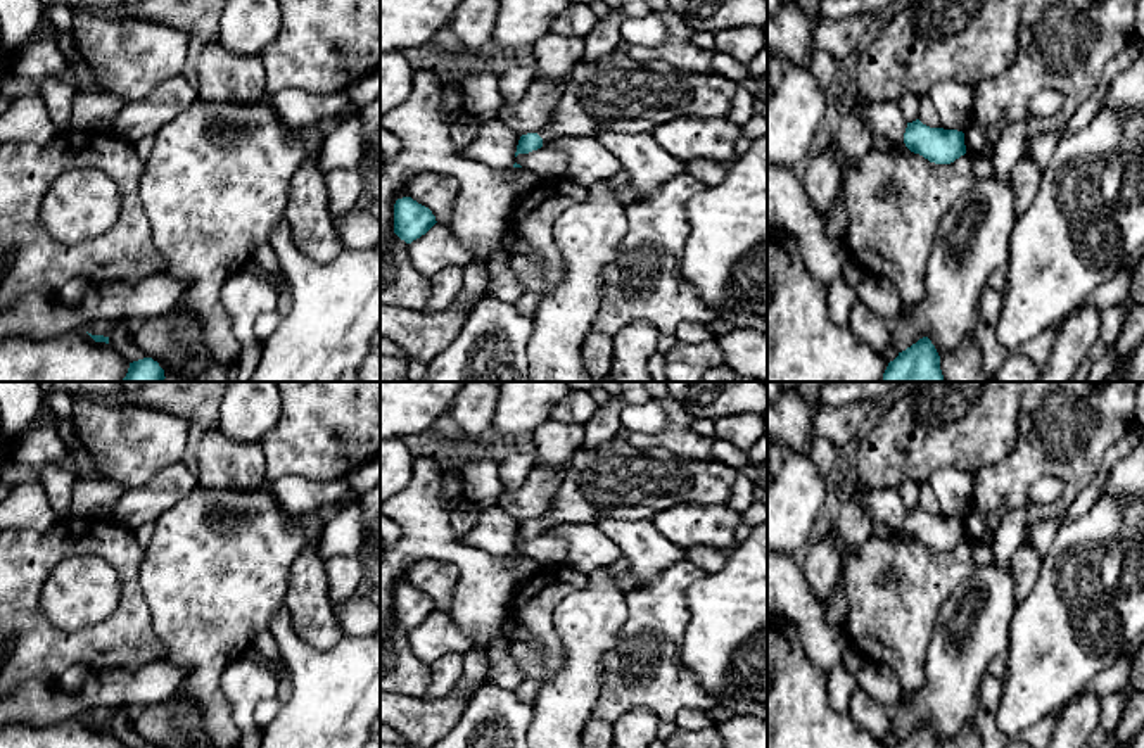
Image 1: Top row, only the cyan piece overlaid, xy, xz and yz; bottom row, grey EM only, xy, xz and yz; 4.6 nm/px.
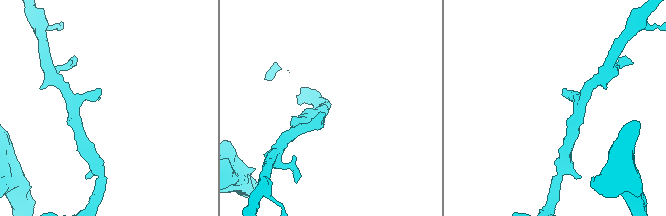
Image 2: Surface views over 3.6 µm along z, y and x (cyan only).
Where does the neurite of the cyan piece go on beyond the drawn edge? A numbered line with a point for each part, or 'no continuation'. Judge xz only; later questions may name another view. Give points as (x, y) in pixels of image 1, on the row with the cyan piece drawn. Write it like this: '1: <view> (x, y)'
1: xz (616, 92)

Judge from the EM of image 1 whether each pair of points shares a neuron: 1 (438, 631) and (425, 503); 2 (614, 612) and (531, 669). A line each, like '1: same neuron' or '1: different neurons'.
1: different neurons
2: different neurons

